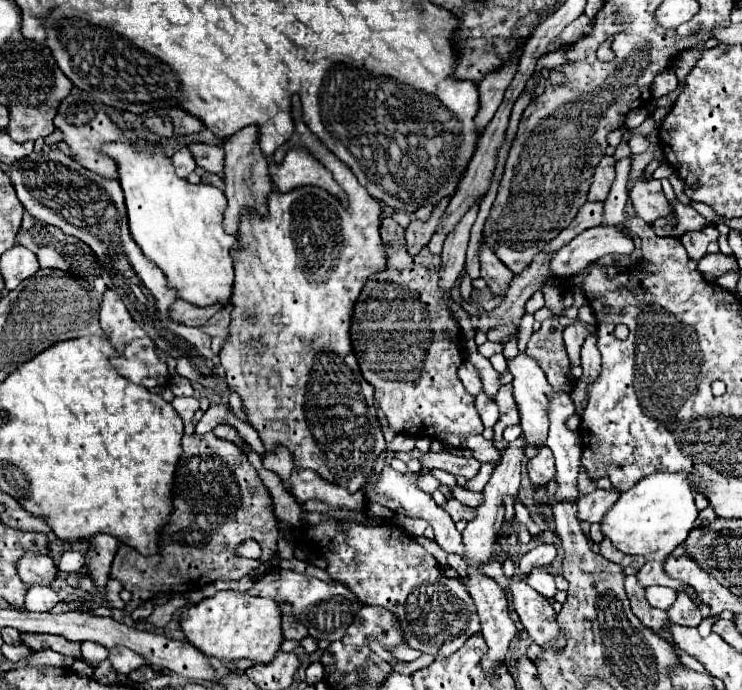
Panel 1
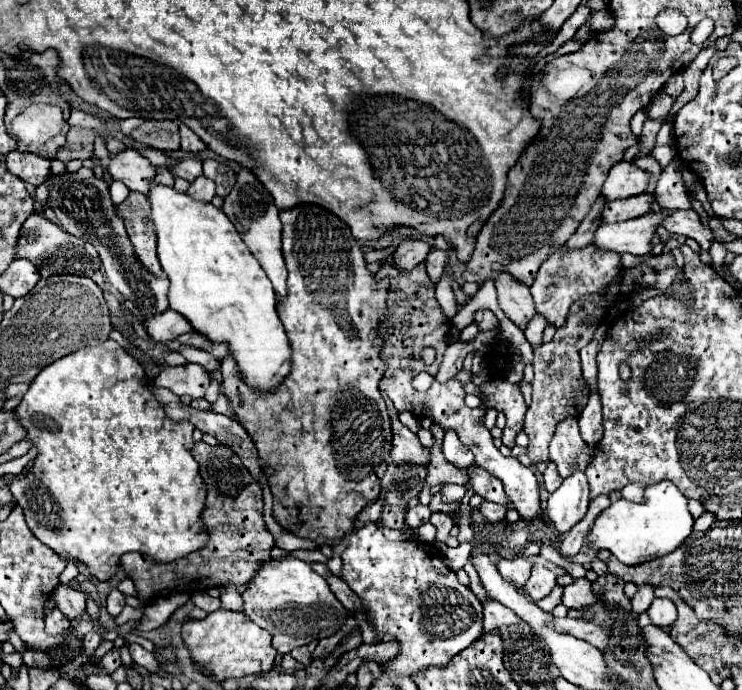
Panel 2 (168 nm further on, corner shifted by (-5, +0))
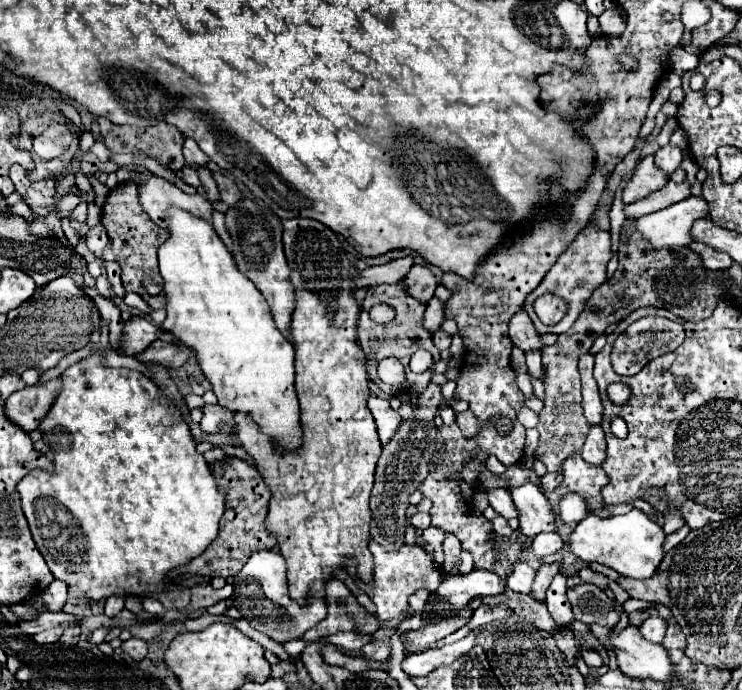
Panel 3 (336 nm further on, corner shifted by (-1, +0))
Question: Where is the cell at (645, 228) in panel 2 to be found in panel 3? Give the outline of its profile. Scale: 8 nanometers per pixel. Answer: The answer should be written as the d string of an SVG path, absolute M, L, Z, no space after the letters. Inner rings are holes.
M691 196L665 210L641 216L637 230L653 246L689 246L693 242L691 226L699 218L709 218L709 206L705 198Z

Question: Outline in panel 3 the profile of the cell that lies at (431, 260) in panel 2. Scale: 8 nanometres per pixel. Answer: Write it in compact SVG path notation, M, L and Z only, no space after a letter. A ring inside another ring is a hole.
M413 266L403 278L403 284L407 294L423 304L427 304L433 298L433 292L437 288L437 280L427 266Z

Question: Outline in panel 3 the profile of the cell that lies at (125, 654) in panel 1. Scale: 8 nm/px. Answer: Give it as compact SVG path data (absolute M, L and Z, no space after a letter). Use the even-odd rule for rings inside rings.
M129 638L127 642L123 642L121 646L133 660L143 660L147 656L147 642L141 638Z

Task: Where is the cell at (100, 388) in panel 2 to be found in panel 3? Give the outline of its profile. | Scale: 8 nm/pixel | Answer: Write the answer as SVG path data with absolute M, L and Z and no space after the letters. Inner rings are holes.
M91 354L89 358L69 366L63 376L63 388L51 406L49 414L43 418L39 424L39 430L43 432L43 438L47 444L63 444L63 460L55 460L55 474L49 474L45 470L33 470L29 472L19 484L17 490L21 494L21 506L25 512L25 518L29 522L33 540L43 554L51 574L55 580L61 580L69 586L69 594L73 598L87 598L87 600L105 600L113 594L121 596L149 596L153 592L163 592L167 584L167 574L179 566L185 566L191 558L197 558L203 554L203 550L215 540L217 530L219 530L219 520L225 512L225 494L219 492L215 476L207 460L197 454L191 432L187 422L181 418L179 408L169 400L161 388L151 380L145 378L137 370L127 370L127 368L107 368L101 364L103 356Z

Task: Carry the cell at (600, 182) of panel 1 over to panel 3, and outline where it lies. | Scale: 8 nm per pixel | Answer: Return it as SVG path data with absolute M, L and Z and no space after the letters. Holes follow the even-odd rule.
M647 156L639 164L635 176L629 180L627 188L623 190L623 204L633 204L633 202L649 196L651 192L661 190L667 182L669 182L669 176L655 166L653 156Z

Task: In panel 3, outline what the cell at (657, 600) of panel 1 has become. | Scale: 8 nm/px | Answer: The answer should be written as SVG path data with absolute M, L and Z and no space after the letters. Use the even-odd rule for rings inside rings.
M649 616L649 618L643 622L643 626L641 626L639 630L641 630L641 634L643 634L649 642L661 644L667 626L665 626L665 622L663 622L659 616Z

